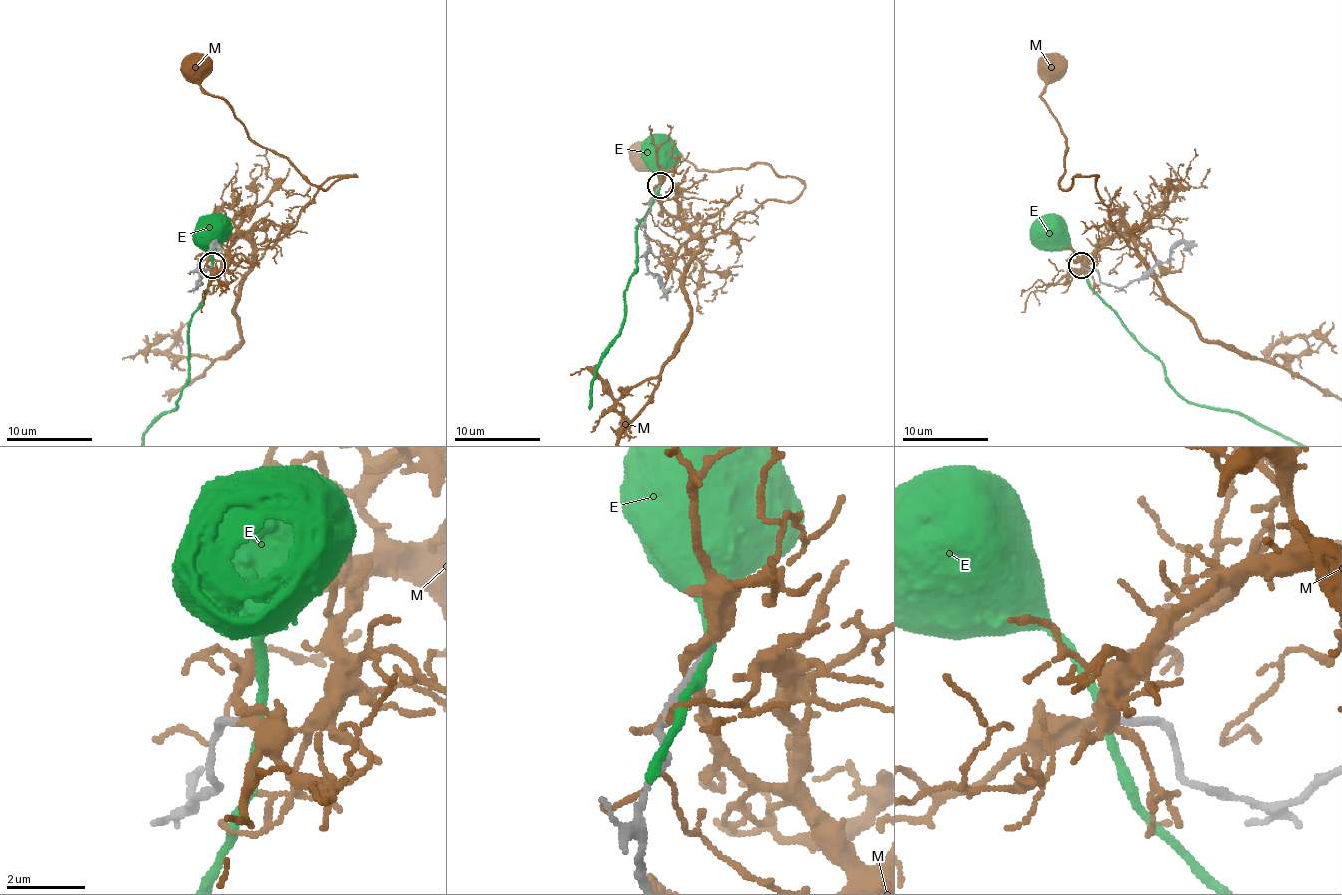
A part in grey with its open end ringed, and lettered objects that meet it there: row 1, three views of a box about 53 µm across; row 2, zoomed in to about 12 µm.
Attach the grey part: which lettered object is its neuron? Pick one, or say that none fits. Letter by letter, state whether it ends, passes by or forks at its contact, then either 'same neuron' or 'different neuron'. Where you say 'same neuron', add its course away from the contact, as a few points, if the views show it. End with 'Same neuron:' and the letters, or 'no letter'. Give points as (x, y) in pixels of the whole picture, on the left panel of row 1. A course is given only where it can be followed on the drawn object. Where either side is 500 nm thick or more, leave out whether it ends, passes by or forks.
E: it passes by; different neuron
M: it passes by; different neuron
Same neuron: no letter

